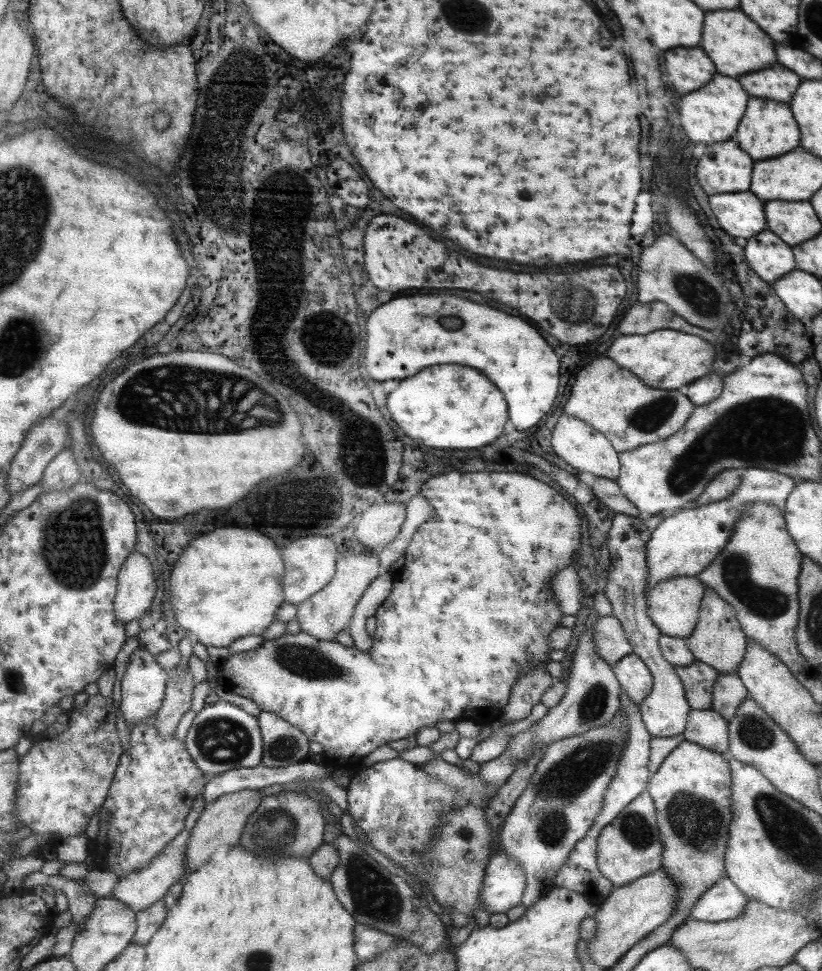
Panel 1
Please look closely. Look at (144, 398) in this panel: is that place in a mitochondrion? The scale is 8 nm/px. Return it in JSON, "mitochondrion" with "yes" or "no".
{"mitochondrion":"yes"}

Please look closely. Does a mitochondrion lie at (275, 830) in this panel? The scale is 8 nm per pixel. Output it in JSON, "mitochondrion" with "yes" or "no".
{"mitochondrion":"yes"}

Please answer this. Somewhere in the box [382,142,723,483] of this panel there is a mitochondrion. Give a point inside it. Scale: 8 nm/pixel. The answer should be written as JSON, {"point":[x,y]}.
{"point":[647,418]}

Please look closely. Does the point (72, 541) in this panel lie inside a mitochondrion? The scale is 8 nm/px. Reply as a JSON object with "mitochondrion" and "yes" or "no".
{"mitochondrion":"yes"}

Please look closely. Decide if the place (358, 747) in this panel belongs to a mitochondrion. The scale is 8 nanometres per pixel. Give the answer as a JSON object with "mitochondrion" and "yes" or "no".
{"mitochondrion":"no"}

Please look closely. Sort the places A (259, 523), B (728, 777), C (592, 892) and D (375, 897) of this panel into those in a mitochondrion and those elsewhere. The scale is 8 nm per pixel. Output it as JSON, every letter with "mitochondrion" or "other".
{"A":"other","B":"other","C":"other","D":"mitochondrion"}

